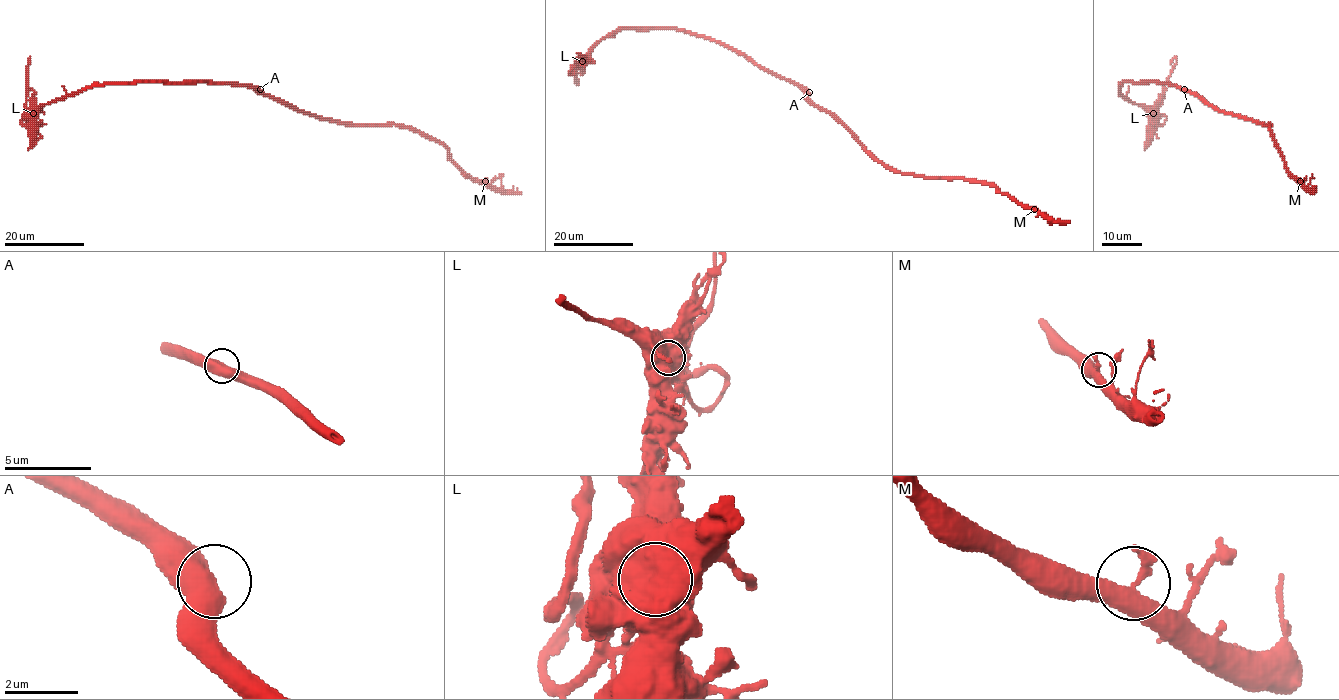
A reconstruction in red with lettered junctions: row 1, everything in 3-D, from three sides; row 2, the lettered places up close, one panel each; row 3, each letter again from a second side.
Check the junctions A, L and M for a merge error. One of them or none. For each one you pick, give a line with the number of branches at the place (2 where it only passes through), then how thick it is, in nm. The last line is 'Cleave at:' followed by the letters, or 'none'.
L: Branches: 1. Thickness 1600 nm
Cleave at: L

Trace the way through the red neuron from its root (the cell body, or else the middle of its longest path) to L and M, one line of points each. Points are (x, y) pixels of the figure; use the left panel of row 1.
L: (257, 91), (239, 85), (208, 83), (95, 84), (40, 106), (33, 113)
M: (257, 91), (319, 118), (346, 124), (416, 128), (437, 139), (466, 173), (486, 181)

